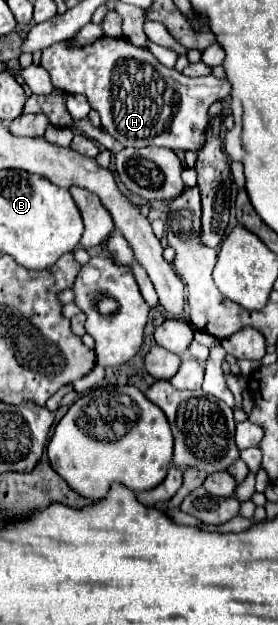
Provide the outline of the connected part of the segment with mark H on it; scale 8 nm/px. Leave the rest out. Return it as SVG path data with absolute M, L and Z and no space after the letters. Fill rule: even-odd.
M100 38L94 44L84 48L68 46L66 42L54 44L42 50L40 66L50 74L54 88L60 88L68 94L82 94L88 98L90 106L100 114L102 128L124 146L142 148L142 146L164 146L174 152L200 150L206 142L206 130L210 126L208 108L212 102L228 98L230 82L216 80L214 76L188 78L176 70L160 64L146 48L138 48L124 38Z

